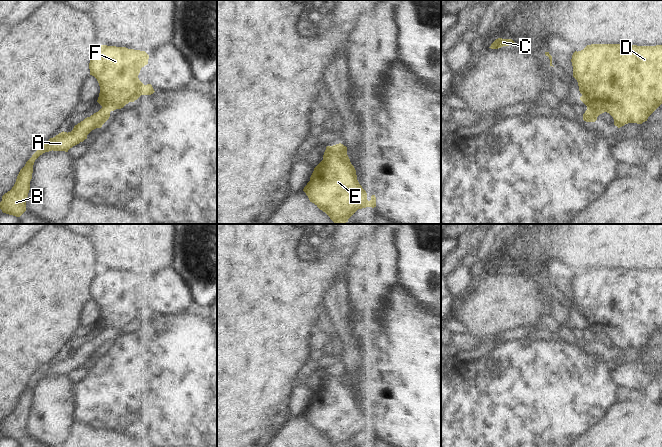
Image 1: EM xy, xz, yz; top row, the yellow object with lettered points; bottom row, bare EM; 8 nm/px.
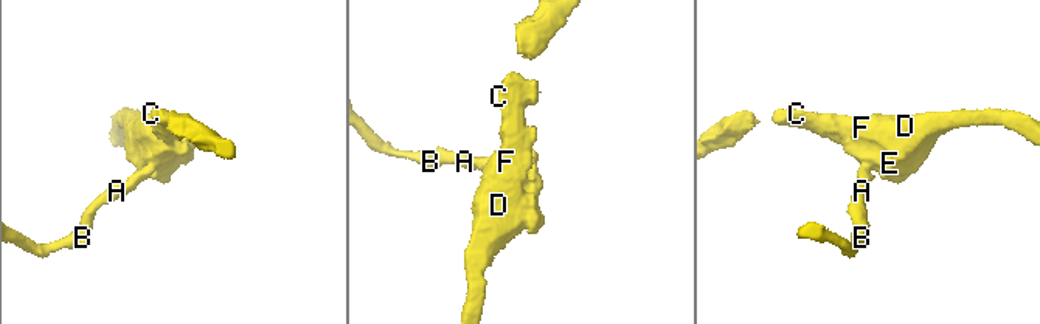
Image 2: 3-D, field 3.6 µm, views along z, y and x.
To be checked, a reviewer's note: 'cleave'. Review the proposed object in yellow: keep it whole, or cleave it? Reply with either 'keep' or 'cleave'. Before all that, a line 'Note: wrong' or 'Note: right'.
Note: right
cleave

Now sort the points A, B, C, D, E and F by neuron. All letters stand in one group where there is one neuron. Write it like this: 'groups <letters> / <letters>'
groups A B / C D E F

